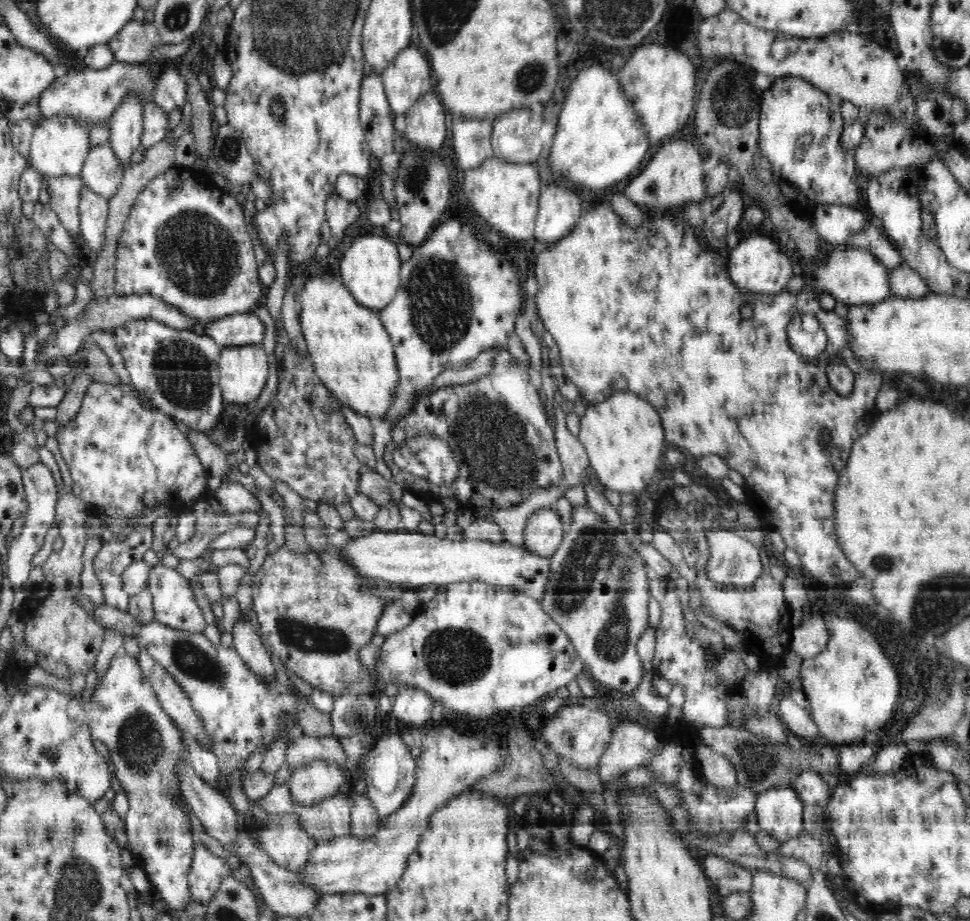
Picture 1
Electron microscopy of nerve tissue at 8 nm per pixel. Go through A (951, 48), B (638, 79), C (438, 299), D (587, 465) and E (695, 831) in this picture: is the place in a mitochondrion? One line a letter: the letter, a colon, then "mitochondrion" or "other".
A: mitochondrion
B: other
C: mitochondrion
D: other
E: other

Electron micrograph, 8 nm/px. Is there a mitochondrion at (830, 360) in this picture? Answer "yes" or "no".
no

